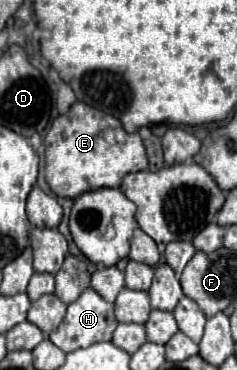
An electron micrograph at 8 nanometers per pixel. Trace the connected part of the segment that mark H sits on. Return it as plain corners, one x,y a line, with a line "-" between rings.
88,287
74,303
68,305
68,313
66,313
64,321
48,337
64,353
70,353
70,351
76,351
80,347
88,347
92,343
110,341
116,327
118,327
118,321
114,317
114,305
112,303
106,303
92,287

